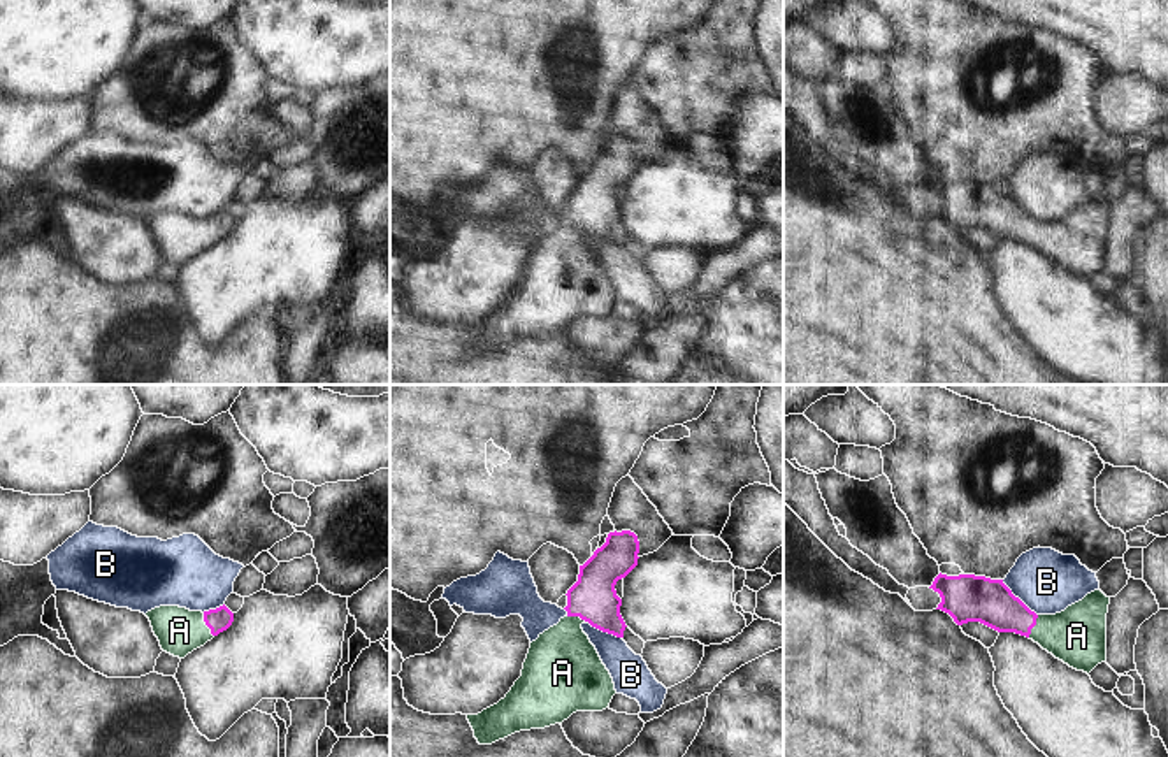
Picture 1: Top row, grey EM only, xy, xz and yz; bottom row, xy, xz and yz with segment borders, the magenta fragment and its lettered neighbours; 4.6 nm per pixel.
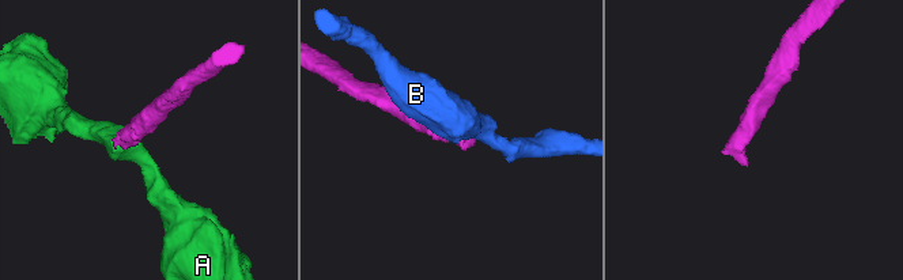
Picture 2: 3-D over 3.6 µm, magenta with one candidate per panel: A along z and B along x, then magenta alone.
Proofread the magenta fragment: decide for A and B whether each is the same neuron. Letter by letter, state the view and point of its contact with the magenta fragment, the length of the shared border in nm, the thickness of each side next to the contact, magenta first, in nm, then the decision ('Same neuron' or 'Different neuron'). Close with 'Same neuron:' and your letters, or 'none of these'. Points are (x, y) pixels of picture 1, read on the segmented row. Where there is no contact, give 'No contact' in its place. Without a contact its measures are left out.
A: Touches magenta at xy (206, 624). Shared border 120 nm. Thickness 110 nm (magenta) against 220 nm. Same neuron
B: Touches magenta at yz (1017, 598). Shared border 240 nm. Thickness 220 nm (magenta) against 300 nm. Different neuron
Same neuron: A

